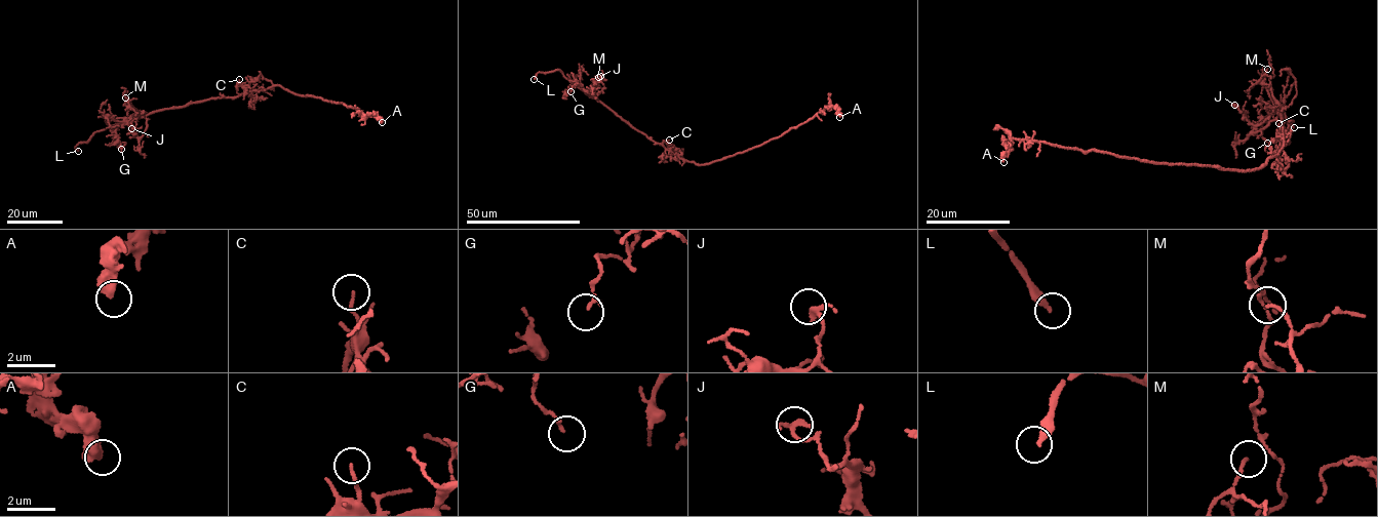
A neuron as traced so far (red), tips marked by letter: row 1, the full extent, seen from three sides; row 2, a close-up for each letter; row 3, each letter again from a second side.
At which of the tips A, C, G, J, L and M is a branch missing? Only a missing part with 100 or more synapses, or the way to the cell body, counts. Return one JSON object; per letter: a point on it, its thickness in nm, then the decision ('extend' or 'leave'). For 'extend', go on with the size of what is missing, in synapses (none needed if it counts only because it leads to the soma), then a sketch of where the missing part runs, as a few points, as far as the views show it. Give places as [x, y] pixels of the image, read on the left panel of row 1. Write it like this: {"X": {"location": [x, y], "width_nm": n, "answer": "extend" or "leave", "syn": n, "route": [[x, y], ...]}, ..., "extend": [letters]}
{"A": {"location": [382, 122], "width_nm": 480, "answer": "leave"}, "C": {"location": [239, 79], "width_nm": 130, "answer": "leave"}, "G": {"location": [121, 149], "width_nm": 140, "answer": "leave"}, "J": {"location": [131, 128], "width_nm": 260, "answer": "leave"}, "L": {"location": [78, 151], "width_nm": 320, "answer": "extend", "route": [[78, 151], [79, 131], [61, 117]]}, "M": {"location": [125, 97], "width_nm": 60, "answer": "leave"}, "extend": ["L"]}

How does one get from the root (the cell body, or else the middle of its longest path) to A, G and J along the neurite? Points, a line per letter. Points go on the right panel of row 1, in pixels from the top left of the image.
A: (1274, 157), (1258, 169), (1242, 172), (1211, 166), (1157, 164), (1014, 138), (1005, 142), (1008, 148), (1004, 162)
G: (1274, 157), (1280, 154), (1276, 148), (1285, 132), (1276, 107), (1263, 122), (1262, 135), (1267, 143)
J: (1274, 157), (1280, 154), (1276, 148), (1285, 132), (1282, 114), (1277, 110), (1253, 125), (1234, 105)

